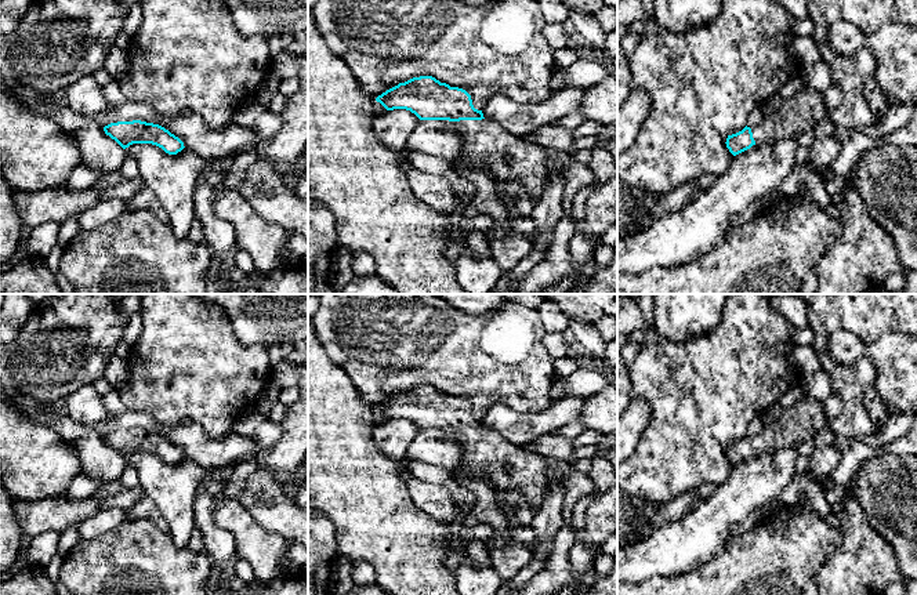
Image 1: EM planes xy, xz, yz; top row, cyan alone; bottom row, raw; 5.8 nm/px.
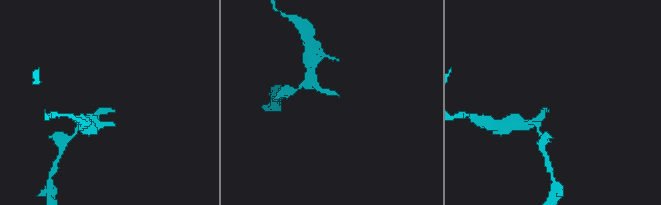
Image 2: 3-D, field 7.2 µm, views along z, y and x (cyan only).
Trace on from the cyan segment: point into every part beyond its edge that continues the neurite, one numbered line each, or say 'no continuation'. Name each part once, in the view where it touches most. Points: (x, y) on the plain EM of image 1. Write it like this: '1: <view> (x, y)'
1: xz (488, 456)

